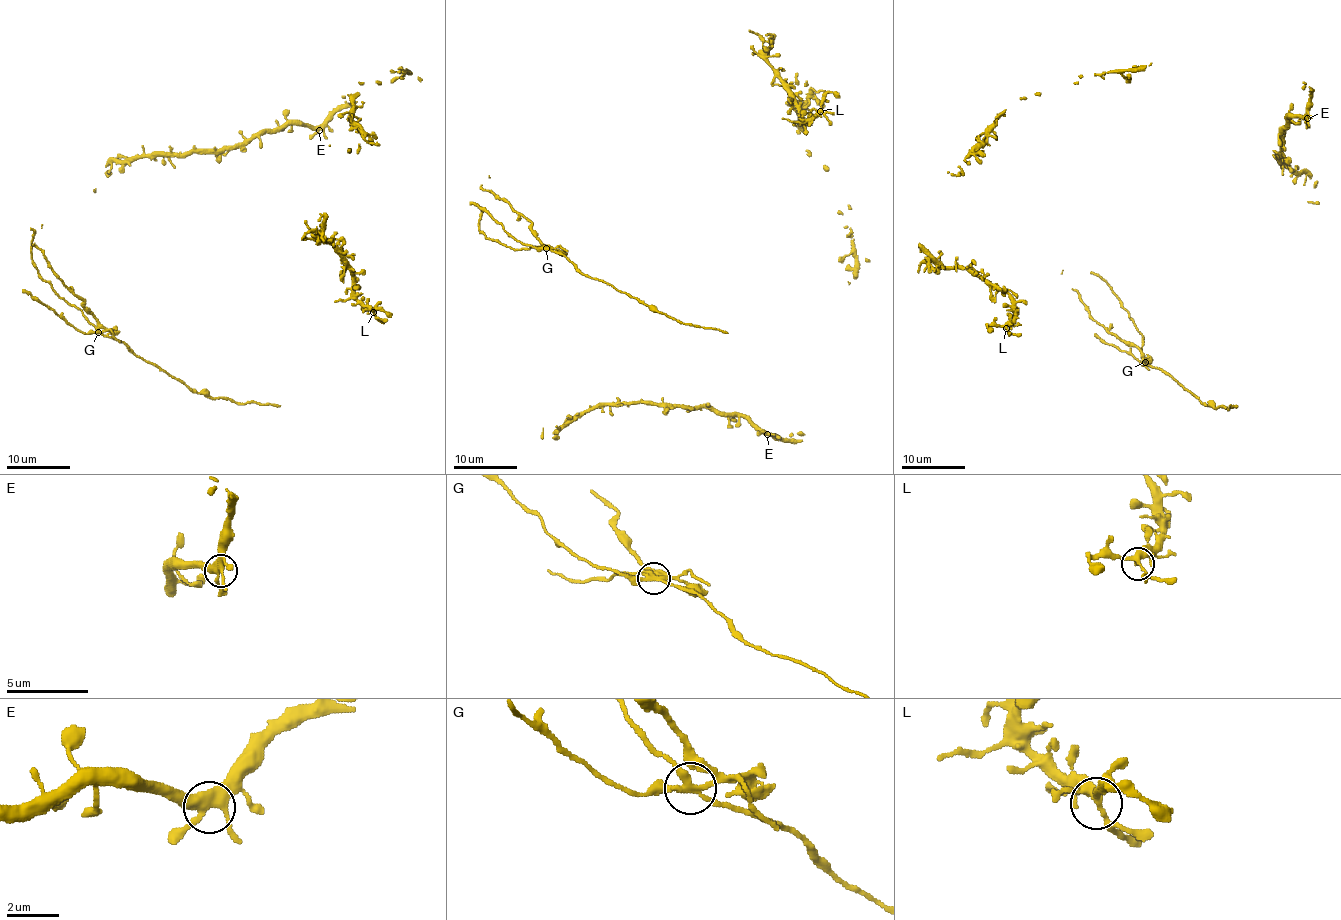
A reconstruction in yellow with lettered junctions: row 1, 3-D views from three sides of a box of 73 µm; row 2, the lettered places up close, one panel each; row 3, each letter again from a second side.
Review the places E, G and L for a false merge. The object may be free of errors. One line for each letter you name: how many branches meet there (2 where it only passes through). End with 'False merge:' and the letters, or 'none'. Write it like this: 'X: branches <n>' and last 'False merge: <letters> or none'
G: branches 4
False merge: G

